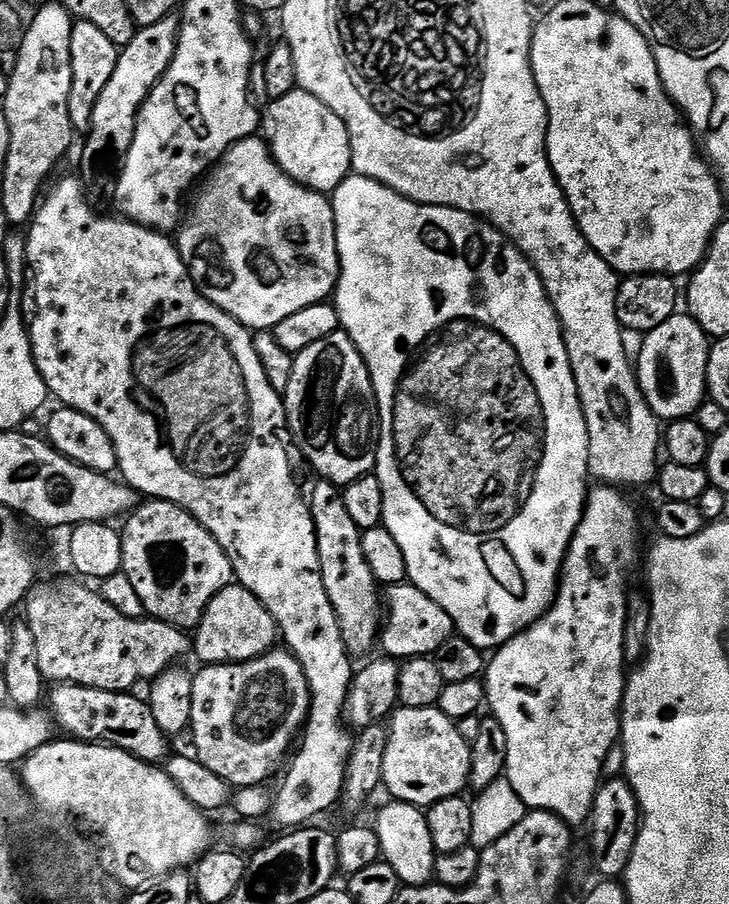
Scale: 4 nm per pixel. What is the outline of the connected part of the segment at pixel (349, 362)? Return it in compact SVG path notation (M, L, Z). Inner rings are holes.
M338 331L295 353L290 386L282 394L286 428L319 479L346 486L376 467L374 429L378 424L370 370L354 342Z

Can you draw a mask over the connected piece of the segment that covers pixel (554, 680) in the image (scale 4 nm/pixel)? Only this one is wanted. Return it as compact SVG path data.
M596 486L589 491L588 500L584 503L584 516L578 522L578 530L574 530L574 538L570 542L568 547L568 553L564 555L564 567L560 573L560 582L556 589L556 600L552 603L551 608L548 609L546 615L542 617L541 620L535 620L529 628L524 632L519 632L516 637L512 640L507 640L500 648L495 649L491 653L490 659L486 664L486 671L483 673L482 679L484 681L484 694L486 697L486 708L489 712L491 719L497 720L502 726L502 734L506 734L506 762L504 763L504 776L510 782L510 786L514 790L514 794L518 794L518 798L522 798L525 809L535 810L537 812L549 812L557 816L559 820L564 821L565 824L569 826L577 826L589 819L592 814L592 803L596 797L596 792L600 788L602 783L602 775L600 776L600 771L604 768L604 763L608 760L608 755L612 752L612 747L615 749L617 747L618 741L620 739L620 706L624 702L624 685L626 683L626 663L624 660L623 654L623 632L624 632L624 623L628 618L628 599L630 597L630 590L628 590L628 571L636 564L636 559L641 559L642 548L640 552L640 540L636 537L636 531L640 528L640 516L636 513L636 508L623 496L625 493L621 491L619 487L616 486Z

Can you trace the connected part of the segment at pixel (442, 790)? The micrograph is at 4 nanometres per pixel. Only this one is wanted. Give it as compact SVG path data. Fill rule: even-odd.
M397 707L386 724L386 754L380 763L383 787L393 801L427 810L469 787L472 745L462 738L457 721L435 708Z

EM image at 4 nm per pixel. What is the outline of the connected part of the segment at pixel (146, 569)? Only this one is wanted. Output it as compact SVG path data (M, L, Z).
M149 499L141 503L123 524L120 538L124 563L122 574L130 578L138 598L142 598L145 613L151 619L161 620L175 628L195 630L214 594L218 594L234 580L230 560L226 558L222 546L218 546L216 539L191 514L165 500Z

